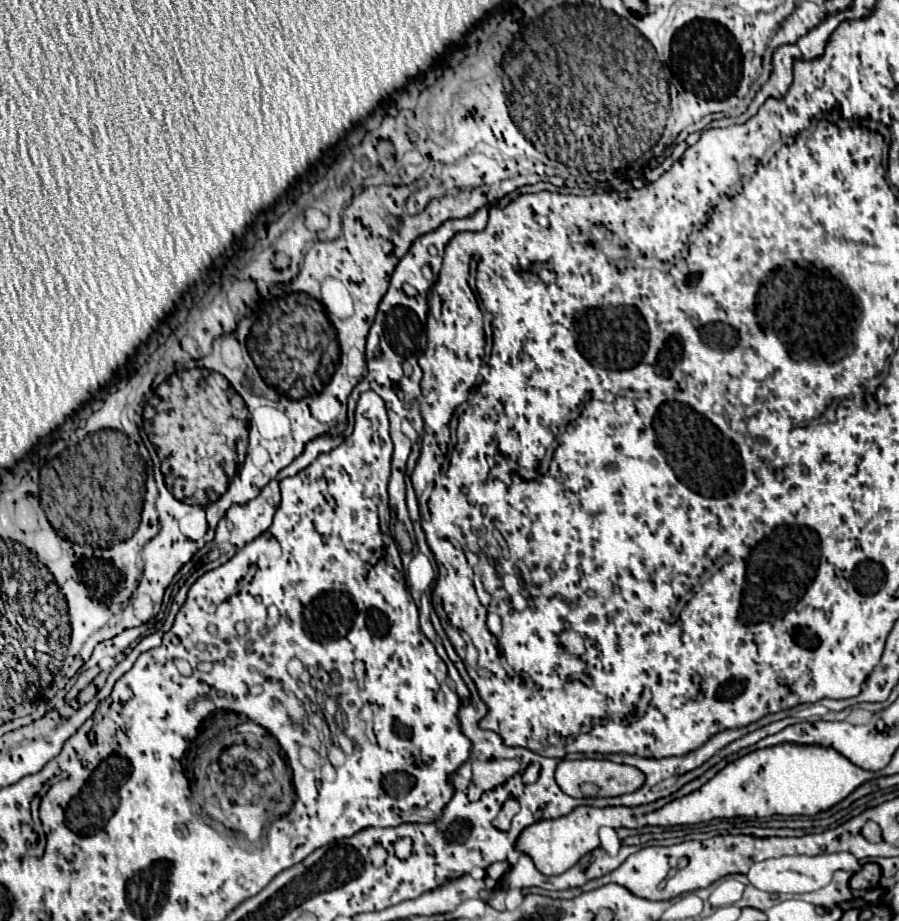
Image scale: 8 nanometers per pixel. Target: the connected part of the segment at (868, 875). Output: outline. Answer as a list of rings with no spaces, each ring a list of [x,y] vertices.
[[[865,864],[857,874],[853,874],[851,878],[851,888],[873,888],[879,884],[879,878],[881,878],[881,866],[879,864]]]

